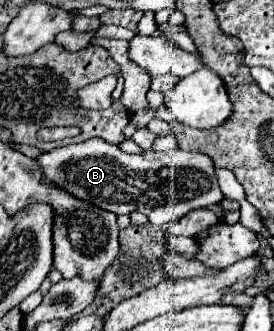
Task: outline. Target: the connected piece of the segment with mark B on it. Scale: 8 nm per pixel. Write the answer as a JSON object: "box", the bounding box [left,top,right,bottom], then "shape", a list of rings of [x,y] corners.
{"box":[37,138,223,226],"shape":[[[91,138],[81,144],[71,144],[43,152],[37,156],[37,164],[45,180],[79,200],[93,202],[113,214],[141,212],[155,226],[167,226],[179,220],[183,214],[195,208],[205,208],[223,200],[217,184],[215,164],[203,152],[171,150],[143,154],[125,154],[119,146]]]}

